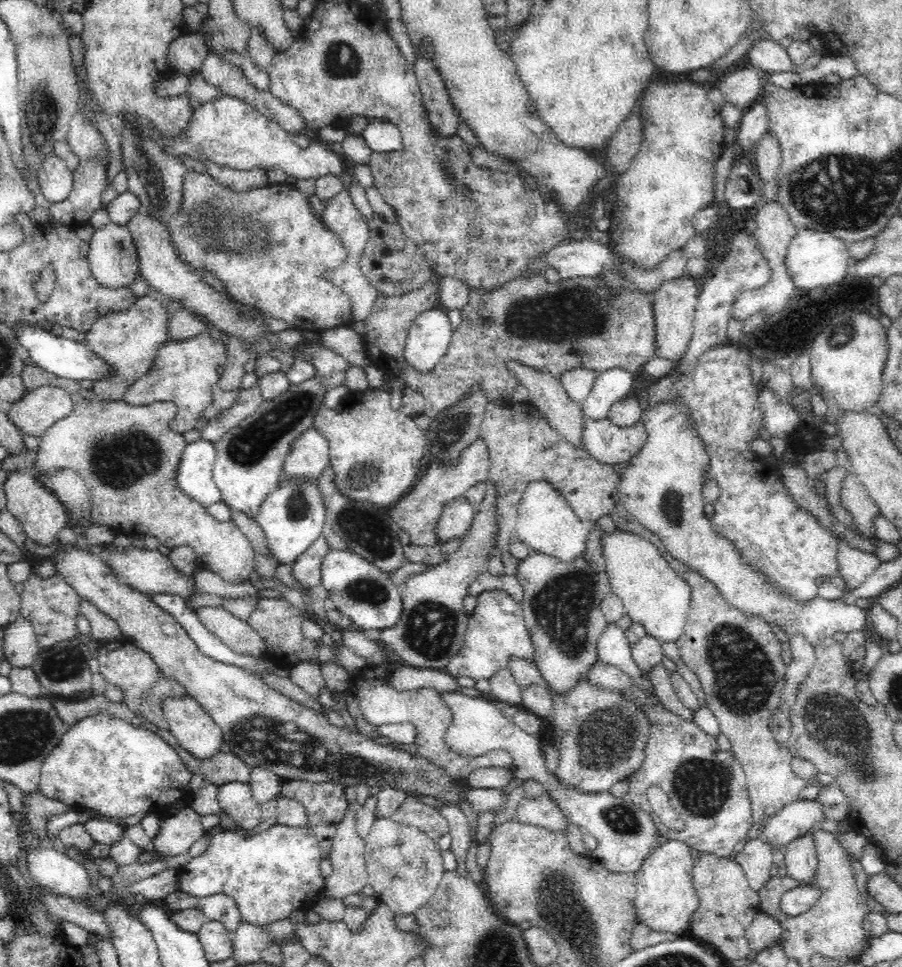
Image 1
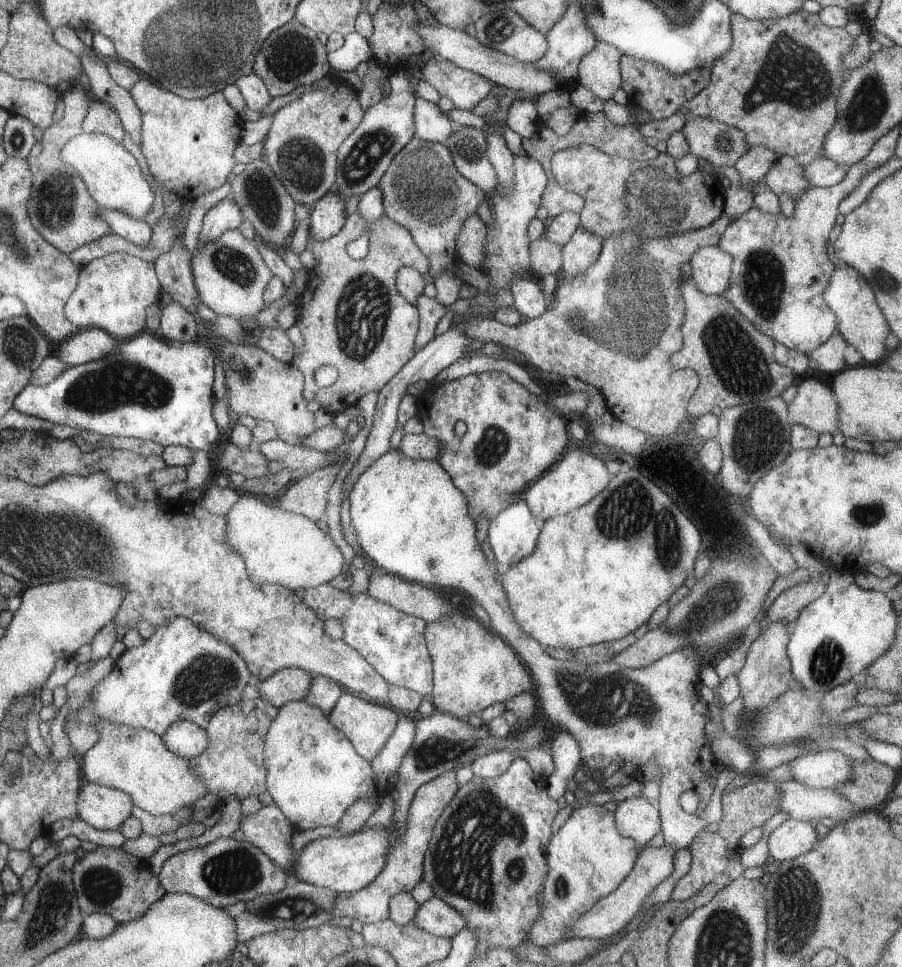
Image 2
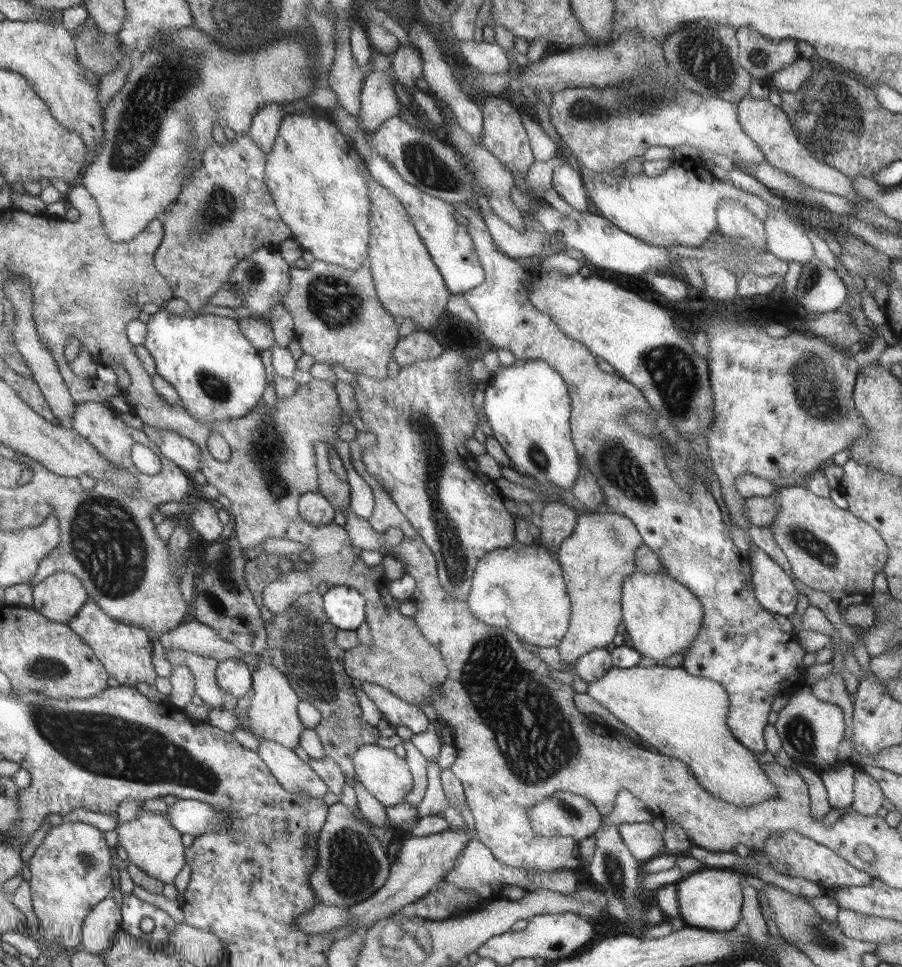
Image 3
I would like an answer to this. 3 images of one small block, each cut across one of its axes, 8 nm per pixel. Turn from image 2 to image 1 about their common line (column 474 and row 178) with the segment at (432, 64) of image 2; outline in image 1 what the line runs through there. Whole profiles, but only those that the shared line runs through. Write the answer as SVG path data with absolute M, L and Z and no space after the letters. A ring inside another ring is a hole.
M80 158L80 168L74 170L74 186L66 200L54 202L50 216L54 222L62 222L72 228L90 224L96 210L102 208L100 196L108 188L108 166L102 164L104 158Z

